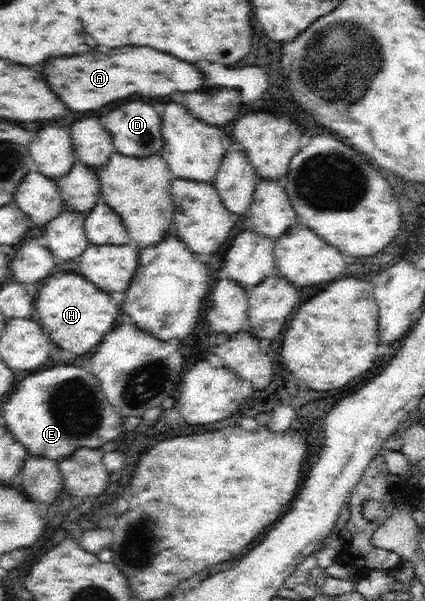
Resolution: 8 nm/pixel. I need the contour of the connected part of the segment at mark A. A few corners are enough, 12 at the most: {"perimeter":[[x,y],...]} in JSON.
{"perimeter":[[150,47],[46,59],[72,111],[198,91],[204,75]]}

